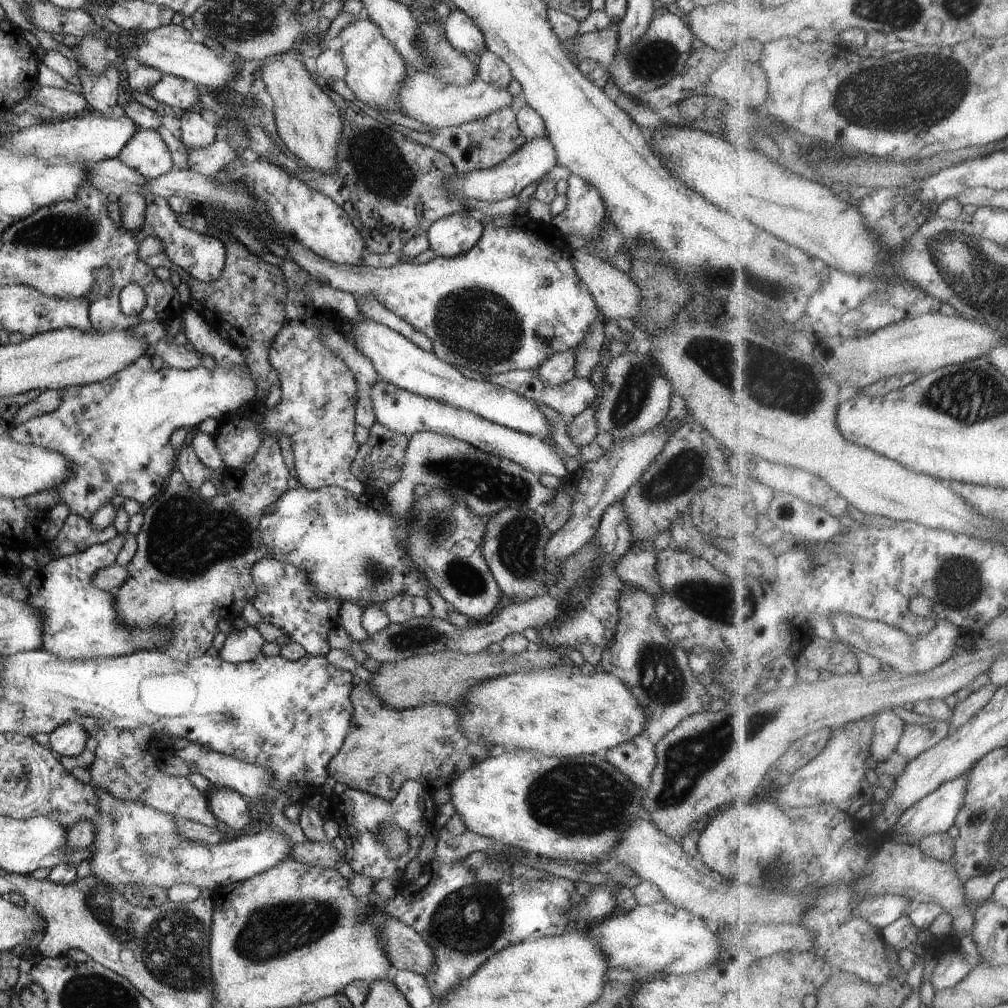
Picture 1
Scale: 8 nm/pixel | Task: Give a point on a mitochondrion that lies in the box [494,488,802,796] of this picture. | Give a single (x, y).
(721, 602)

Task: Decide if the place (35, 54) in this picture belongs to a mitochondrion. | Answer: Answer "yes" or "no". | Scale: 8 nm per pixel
no

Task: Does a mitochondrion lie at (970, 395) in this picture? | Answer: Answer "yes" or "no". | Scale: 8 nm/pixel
yes

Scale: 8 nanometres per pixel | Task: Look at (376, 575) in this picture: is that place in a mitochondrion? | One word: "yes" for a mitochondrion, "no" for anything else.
yes

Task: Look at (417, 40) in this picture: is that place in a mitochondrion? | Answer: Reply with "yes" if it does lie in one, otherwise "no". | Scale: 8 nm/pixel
no

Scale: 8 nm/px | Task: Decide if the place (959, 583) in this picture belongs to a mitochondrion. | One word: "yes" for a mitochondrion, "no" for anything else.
yes

